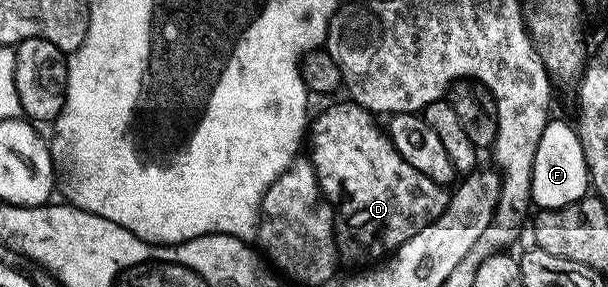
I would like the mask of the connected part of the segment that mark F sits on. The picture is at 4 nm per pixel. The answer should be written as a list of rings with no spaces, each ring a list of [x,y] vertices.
[[[552,119],[543,127],[543,133],[533,158],[531,171],[530,199],[539,203],[540,209],[563,208],[575,200],[588,195],[589,173],[587,159],[583,156],[583,147],[579,141],[578,131],[561,121]]]

